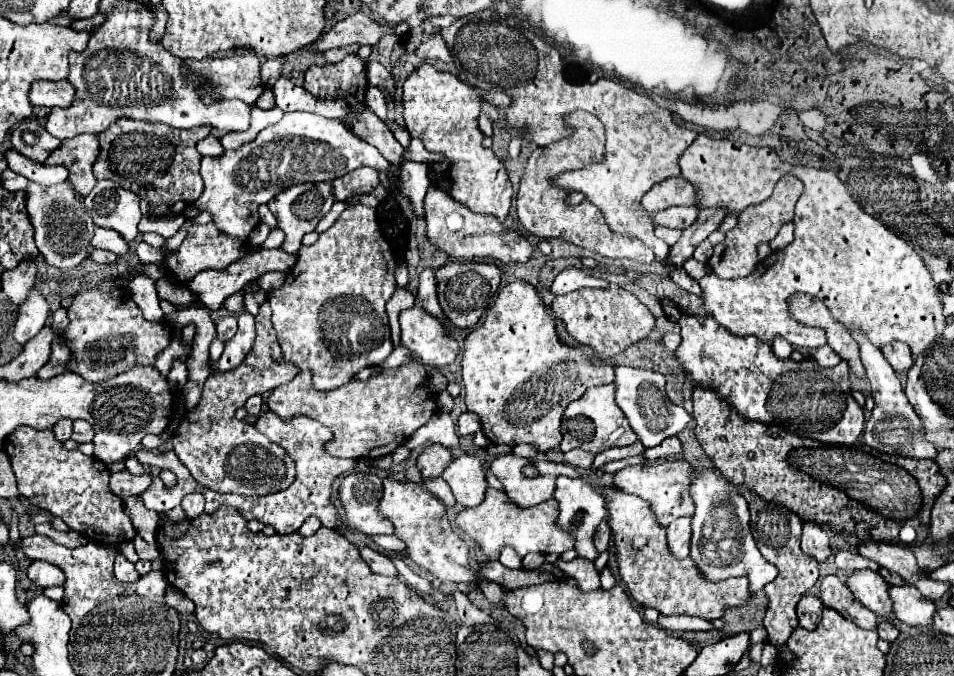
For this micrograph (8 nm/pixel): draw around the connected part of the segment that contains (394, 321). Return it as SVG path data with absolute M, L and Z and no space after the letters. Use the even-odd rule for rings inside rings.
M398 288L398 290L394 292L394 296L392 296L392 298L388 300L388 304L386 304L390 326L390 338L394 347L401 344L399 314L402 310L410 308L410 304L412 304L412 296L410 296L410 292L408 292L406 288Z

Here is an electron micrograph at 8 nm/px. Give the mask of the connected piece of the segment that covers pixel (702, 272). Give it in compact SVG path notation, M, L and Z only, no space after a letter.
M690 258L684 262L683 268L691 278L699 281L707 274L708 266L706 263L698 262L694 258Z

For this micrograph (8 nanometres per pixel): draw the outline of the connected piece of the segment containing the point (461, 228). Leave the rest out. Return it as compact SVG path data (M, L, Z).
M430 186L426 200L424 200L424 210L426 210L426 224L428 224L428 240L438 246L440 252L444 252L450 258L456 260L474 260L474 258L494 258L498 262L526 262L532 254L530 244L526 238L504 224L496 222L496 218L486 216L486 214L476 214L468 210L466 206L460 206L458 202L452 202L444 190Z

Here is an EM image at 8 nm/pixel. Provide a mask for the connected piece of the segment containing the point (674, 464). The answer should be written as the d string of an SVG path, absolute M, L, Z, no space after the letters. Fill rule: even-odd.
M678 458L678 460L668 460L652 466L628 466L624 470L618 470L614 474L614 486L628 494L636 494L644 498L650 504L656 516L656 522L662 528L666 528L676 518L692 516L692 498L688 494L688 488L692 484L692 474L694 474L692 464L688 464L684 458Z

